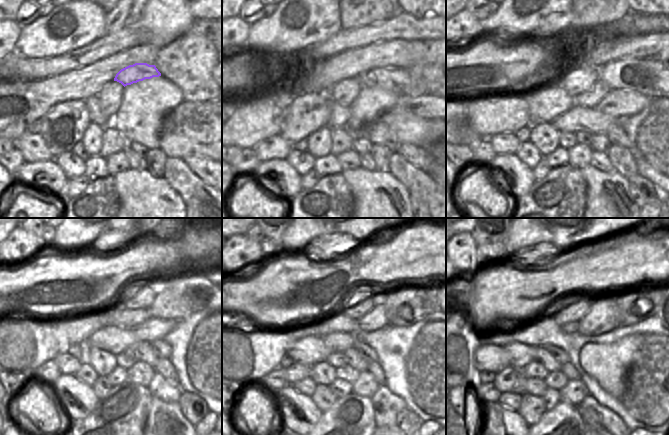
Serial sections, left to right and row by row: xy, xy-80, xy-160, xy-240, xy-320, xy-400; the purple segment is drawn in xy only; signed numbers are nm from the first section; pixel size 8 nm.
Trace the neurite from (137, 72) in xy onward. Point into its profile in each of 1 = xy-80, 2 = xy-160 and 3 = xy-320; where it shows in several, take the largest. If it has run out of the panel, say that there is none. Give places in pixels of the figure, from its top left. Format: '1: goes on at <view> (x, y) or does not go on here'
1: goes on at xy-80 (397, 79)
2: goes on at xy-160 (647, 77)
3: goes on at xy-320 (407, 290)

